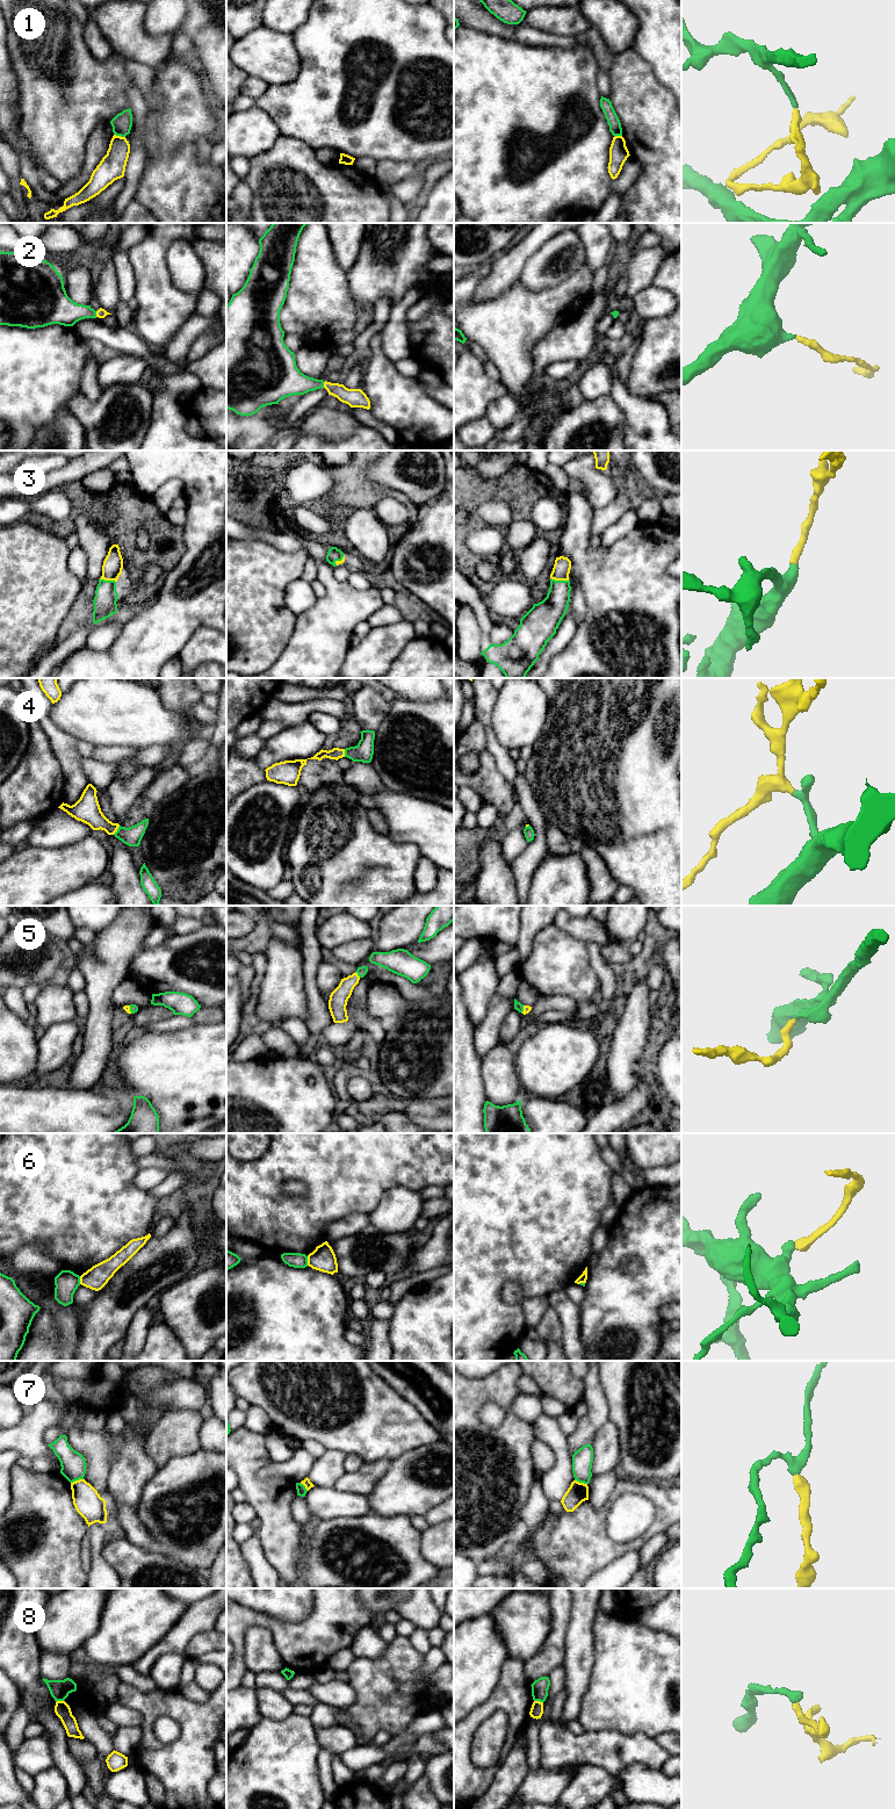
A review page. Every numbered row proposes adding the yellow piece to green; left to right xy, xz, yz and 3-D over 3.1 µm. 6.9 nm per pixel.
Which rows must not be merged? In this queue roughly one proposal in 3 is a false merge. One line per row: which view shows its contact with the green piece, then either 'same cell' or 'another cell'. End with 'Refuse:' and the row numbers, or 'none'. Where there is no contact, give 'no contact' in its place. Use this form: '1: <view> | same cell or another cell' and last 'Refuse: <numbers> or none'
1: xy | another cell
2: xy | same cell
3: yz | same cell
4: xy | same cell
5: xz | same cell
6: xz | another cell
7: xy | another cell
8: yz | another cell
Refuse: 1, 6, 7, 8

